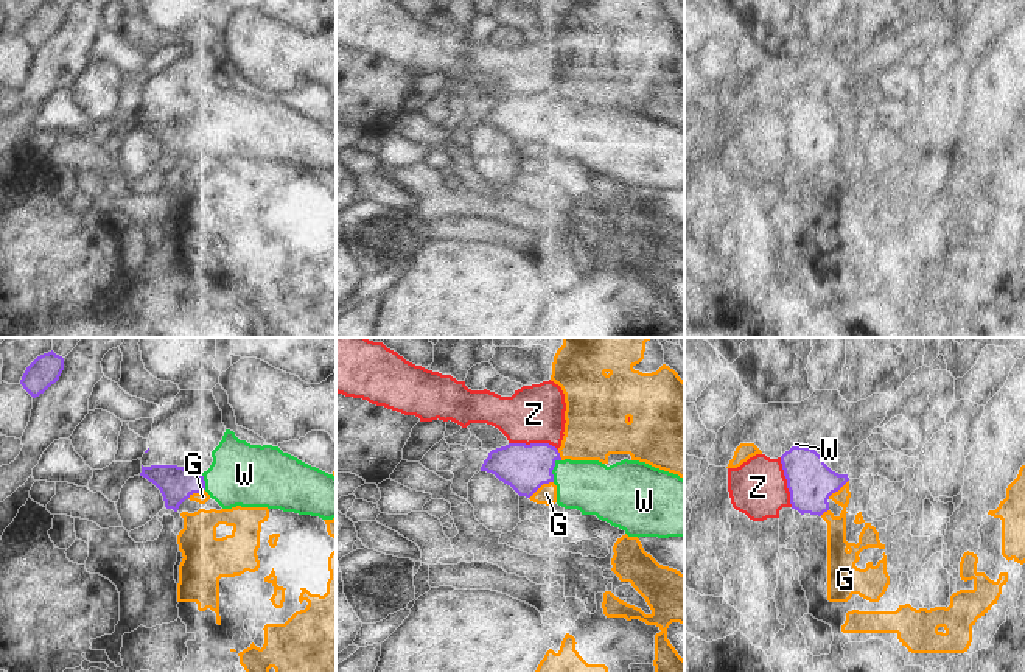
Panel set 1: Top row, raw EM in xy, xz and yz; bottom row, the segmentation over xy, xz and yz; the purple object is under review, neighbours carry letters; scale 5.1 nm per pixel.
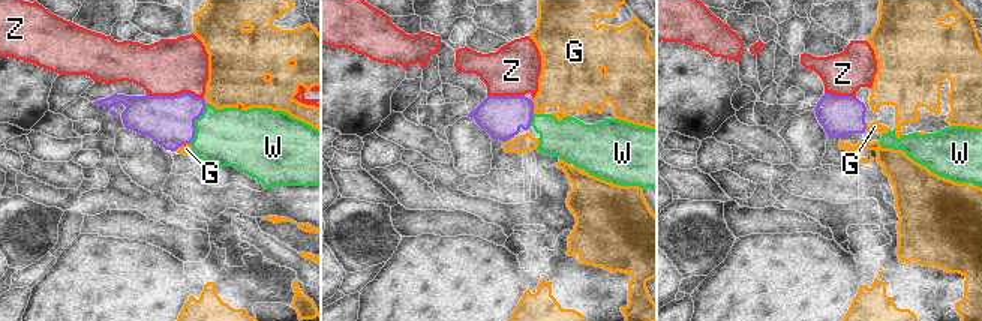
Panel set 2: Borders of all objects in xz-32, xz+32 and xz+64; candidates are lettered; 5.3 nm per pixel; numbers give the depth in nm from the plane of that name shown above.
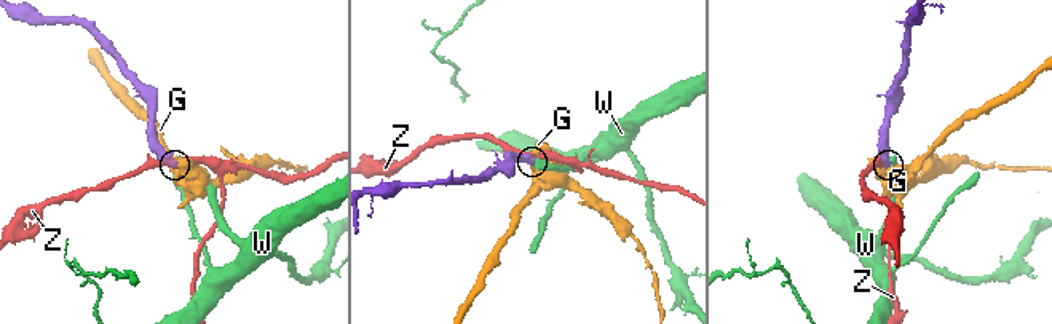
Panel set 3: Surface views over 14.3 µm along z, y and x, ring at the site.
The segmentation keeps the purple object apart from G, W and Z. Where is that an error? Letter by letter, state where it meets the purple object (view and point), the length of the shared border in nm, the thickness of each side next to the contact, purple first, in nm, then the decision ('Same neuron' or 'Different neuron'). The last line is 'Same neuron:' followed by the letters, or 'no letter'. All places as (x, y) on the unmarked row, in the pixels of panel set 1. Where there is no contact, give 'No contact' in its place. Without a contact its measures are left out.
G: Touches purple at xz (540, 137). Shared border 160 nm. Thickness 240 nm (purple) against 100 nm. Different neuron
W: Touches purple at xz (552, 120). Shared border 130 nm. Thickness 240 nm (purple) against 280 nm. Same neuron
Z: Touches purple at xz (534, 95). Shared border 260 nm. Thickness 240 nm (purple) against 300 nm. Different neuron
Same neuron: W

